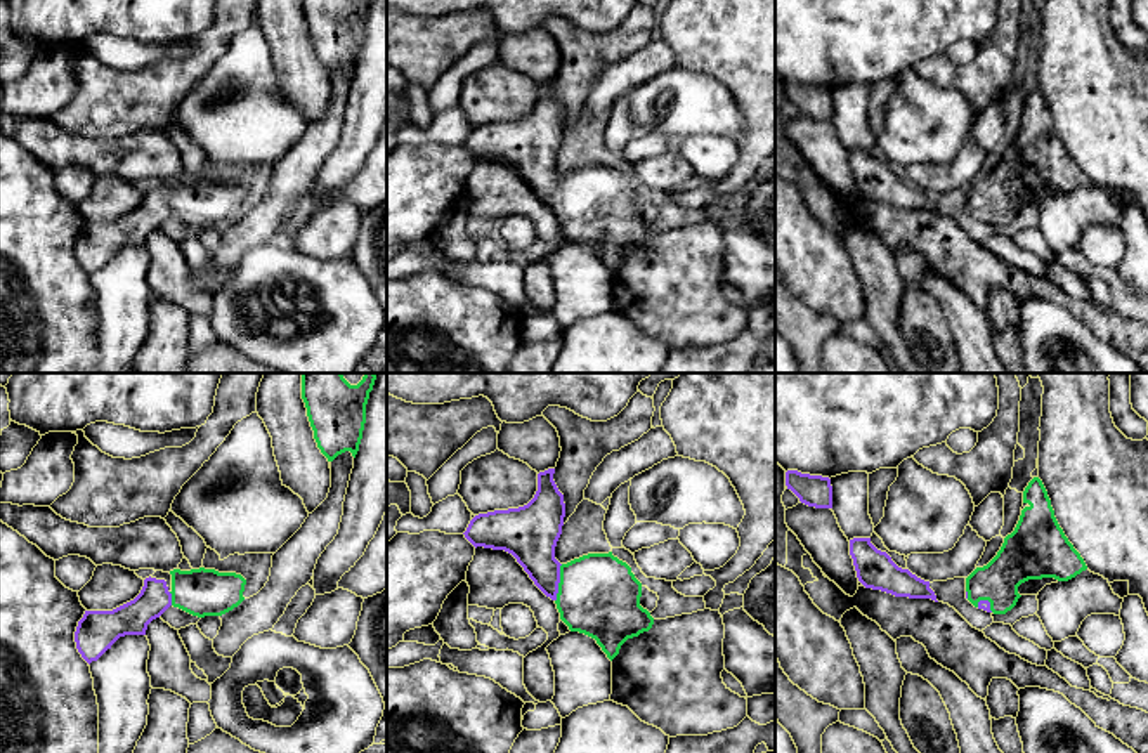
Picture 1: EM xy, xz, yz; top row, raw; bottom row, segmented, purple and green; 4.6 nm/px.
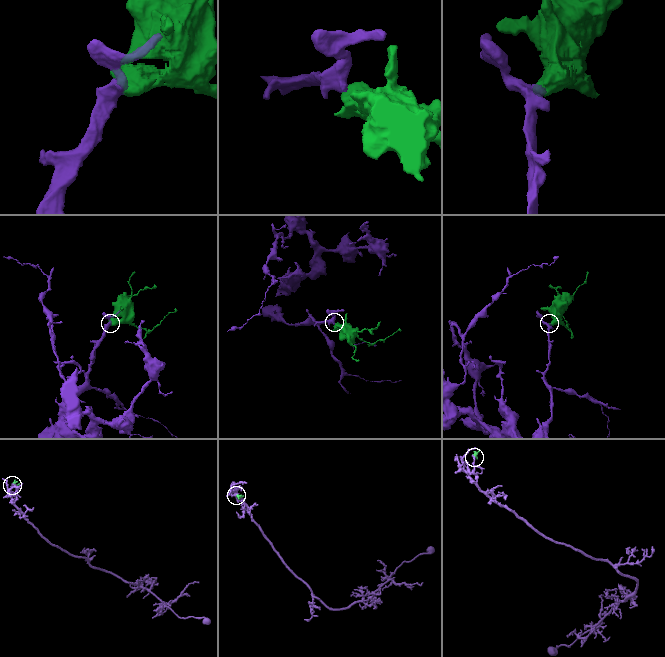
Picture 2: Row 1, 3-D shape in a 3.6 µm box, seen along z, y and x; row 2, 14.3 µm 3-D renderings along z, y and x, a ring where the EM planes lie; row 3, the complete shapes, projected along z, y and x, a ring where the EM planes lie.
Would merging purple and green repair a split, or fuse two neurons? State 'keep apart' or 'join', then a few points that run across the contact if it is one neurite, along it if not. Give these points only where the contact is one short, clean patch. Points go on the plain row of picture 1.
join | xz (531, 148), (538, 172), (559, 193), (599, 207)

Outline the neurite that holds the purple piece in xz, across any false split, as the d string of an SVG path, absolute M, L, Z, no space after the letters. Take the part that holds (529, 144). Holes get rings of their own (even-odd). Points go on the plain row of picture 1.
M555 80L538 85L538 102L527 116L479 125L463 146L475 160L512 165L557 215L569 241L595 250L612 272L628 250L652 239L654 229L640 217L642 194L612 163L567 175L555 170L565 115L553 85Z

